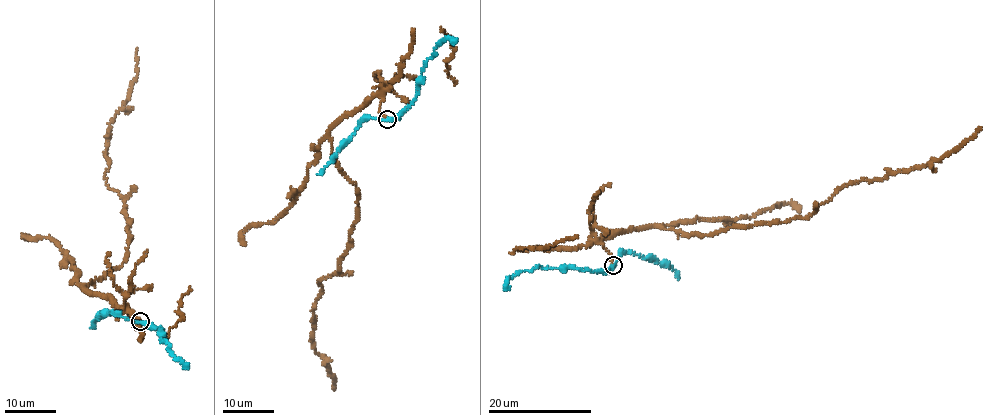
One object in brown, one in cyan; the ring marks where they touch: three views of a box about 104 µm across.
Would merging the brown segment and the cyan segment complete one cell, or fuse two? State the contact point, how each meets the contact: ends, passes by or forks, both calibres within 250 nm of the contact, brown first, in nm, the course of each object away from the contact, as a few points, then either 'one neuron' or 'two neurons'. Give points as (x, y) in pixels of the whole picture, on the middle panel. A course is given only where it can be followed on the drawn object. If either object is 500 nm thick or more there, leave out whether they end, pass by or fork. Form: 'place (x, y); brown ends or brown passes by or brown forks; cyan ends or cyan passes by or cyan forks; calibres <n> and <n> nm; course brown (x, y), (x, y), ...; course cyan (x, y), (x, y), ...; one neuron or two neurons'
place (387, 119); brown ends; cyan passes by; calibres 190 and 240 nm; course brown (387, 119), (376, 95), (329, 131), (358, 208), (312, 314), (335, 389); course cyan (387, 119), (394, 119), (415, 97), (420, 70), (434, 54), (434, 48), (446, 39), (455, 40); two neurons

